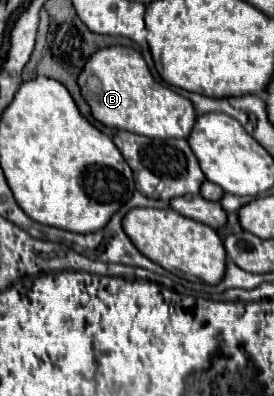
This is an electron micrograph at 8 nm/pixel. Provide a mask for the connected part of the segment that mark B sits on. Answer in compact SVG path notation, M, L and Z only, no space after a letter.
M104 47L90 55L78 75L78 87L90 105L92 117L106 127L152 139L186 139L196 119L192 103L170 87L160 85L150 75L142 55L132 47Z

